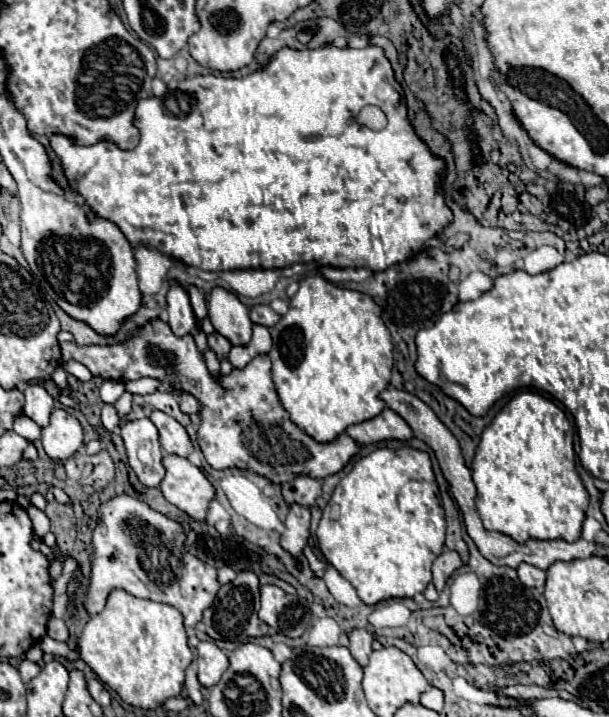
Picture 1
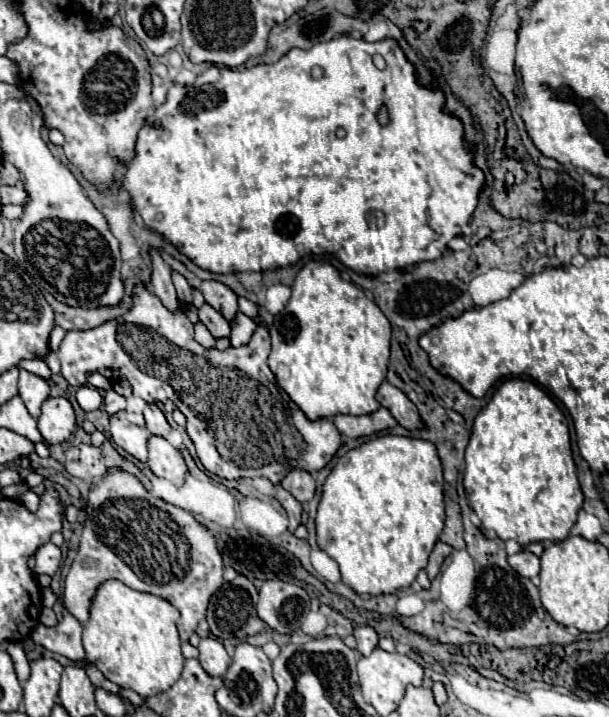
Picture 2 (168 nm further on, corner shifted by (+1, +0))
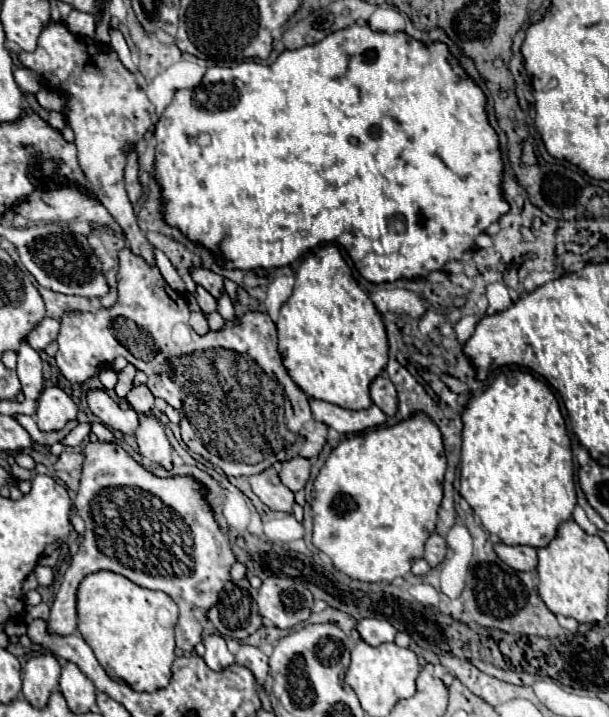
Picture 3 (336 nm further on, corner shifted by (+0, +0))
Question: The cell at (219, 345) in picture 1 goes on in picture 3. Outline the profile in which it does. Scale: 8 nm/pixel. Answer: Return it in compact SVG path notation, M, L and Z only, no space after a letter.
M196 286L194 298L196 298L196 302L198 302L198 306L200 306L200 310L202 310L204 314L216 310L216 298L214 298L208 290L204 290L202 286Z

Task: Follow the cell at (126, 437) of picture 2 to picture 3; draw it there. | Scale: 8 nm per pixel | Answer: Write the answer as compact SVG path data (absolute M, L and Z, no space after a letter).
M88 388L86 402L90 410L102 420L102 424L122 434L134 434L134 428L138 426L138 414L134 410L120 410L106 390Z

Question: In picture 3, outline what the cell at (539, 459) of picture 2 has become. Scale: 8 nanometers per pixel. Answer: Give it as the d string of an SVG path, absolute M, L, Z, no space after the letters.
M506 370L480 394L474 396L462 412L462 462L460 494L472 506L482 526L496 534L504 544L546 546L558 530L558 524L572 518L576 506L576 486L572 468L572 450L558 400L550 386L526 370Z

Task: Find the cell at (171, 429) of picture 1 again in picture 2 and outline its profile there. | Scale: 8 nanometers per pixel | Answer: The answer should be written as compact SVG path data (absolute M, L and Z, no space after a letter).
M147 404L145 410L143 410L143 416L145 416L145 422L147 422L147 430L153 434L153 436L161 436L161 438L167 438L171 434L171 426L165 418L165 414L155 406L155 404Z

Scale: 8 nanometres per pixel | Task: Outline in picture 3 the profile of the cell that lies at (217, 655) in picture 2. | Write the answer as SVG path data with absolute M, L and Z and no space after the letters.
M212 634L204 638L204 646L206 646L206 654L204 654L204 662L208 664L208 668L212 670L222 670L230 664L234 664L234 656L230 654L230 650L226 648L226 642L220 634Z

